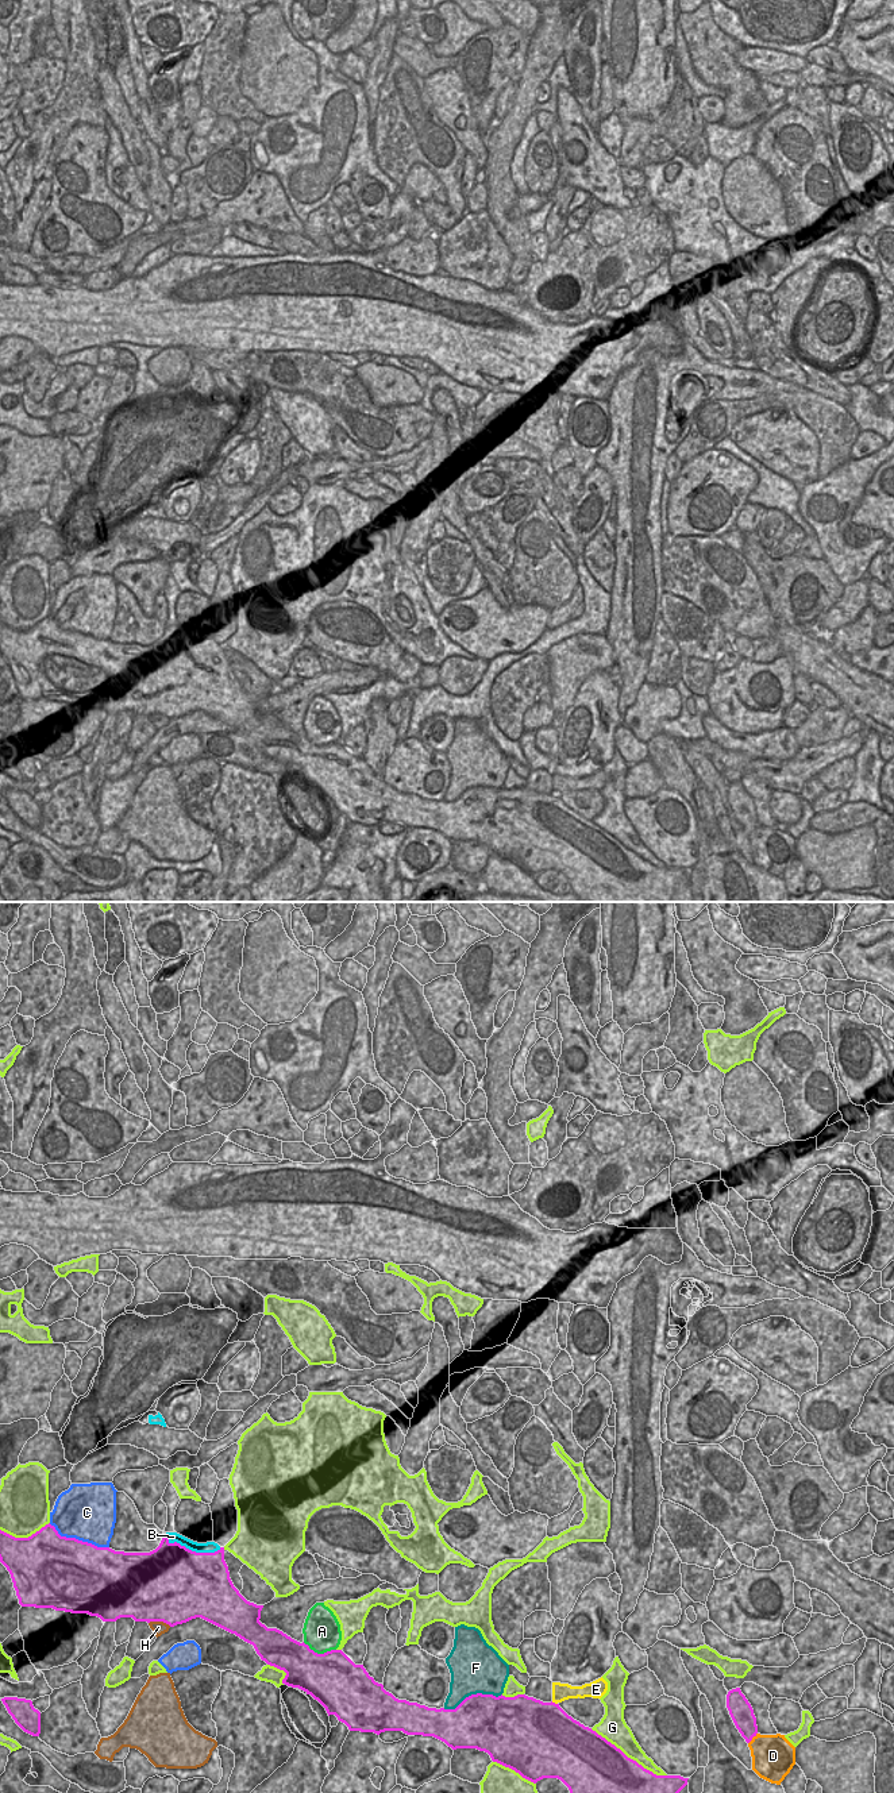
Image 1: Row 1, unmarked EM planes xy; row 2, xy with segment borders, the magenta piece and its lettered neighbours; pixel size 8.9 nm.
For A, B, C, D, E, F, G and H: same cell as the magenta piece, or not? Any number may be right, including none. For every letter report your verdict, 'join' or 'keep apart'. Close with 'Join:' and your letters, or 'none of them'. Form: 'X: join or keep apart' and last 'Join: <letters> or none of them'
A: keep apart
B: keep apart
C: keep apart
D: keep apart
E: keep apart
F: keep apart
G: keep apart
H: keep apart
Join: none of them

